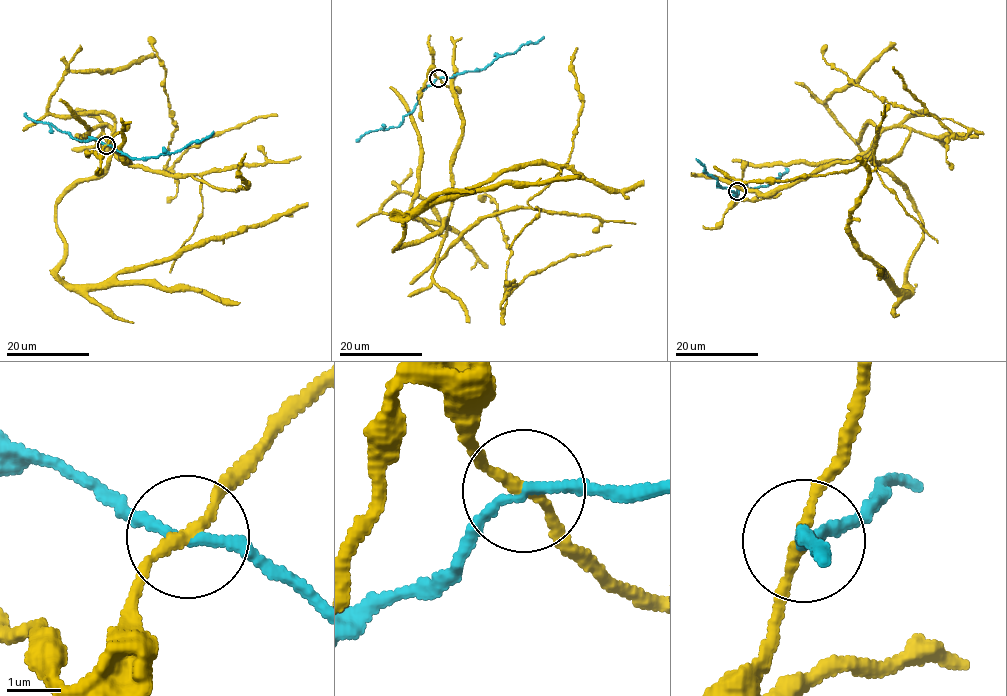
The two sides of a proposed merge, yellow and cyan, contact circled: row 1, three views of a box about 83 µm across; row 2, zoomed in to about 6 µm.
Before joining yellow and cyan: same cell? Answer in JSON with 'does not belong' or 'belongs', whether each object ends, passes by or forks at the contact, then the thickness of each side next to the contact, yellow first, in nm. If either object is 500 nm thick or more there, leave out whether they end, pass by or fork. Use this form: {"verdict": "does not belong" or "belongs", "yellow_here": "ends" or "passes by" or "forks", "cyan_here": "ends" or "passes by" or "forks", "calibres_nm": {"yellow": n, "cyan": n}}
{"verdict": "does not belong", "yellow_here": "passes by", "cyan_here": "passes by", "calibres_nm": {"yellow": 180, "cyan": 170}}

